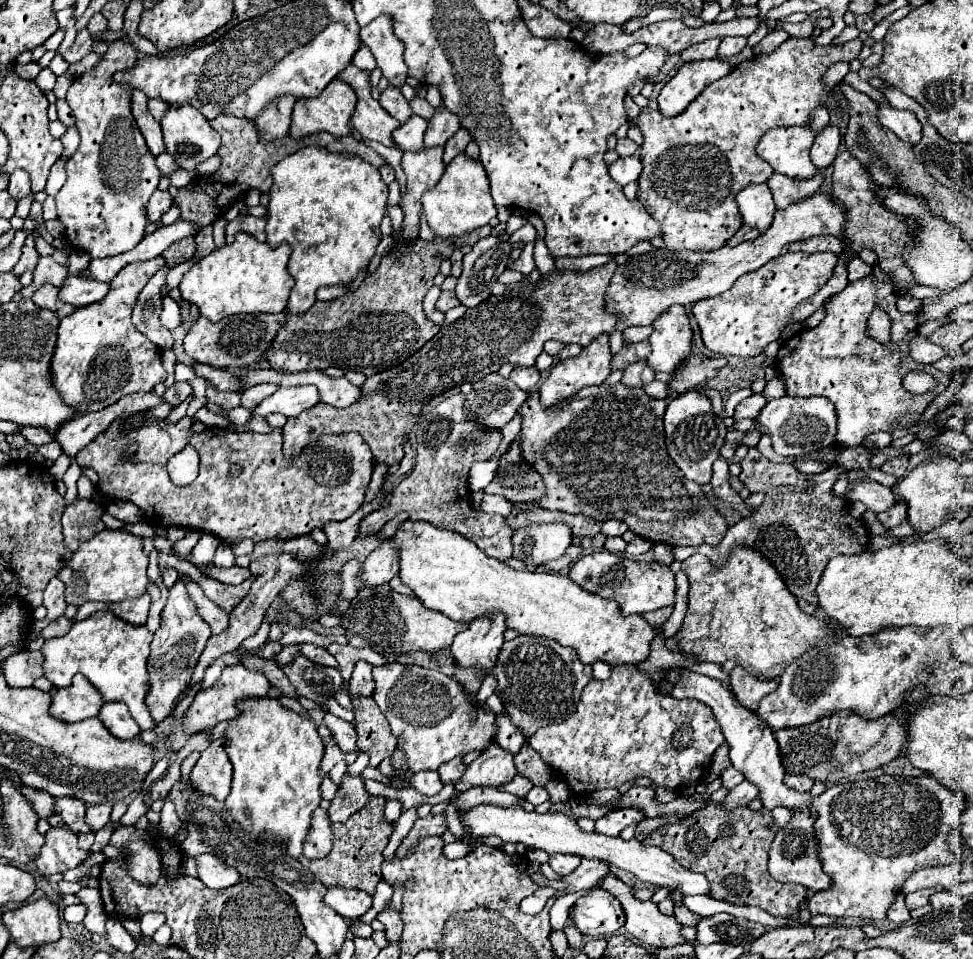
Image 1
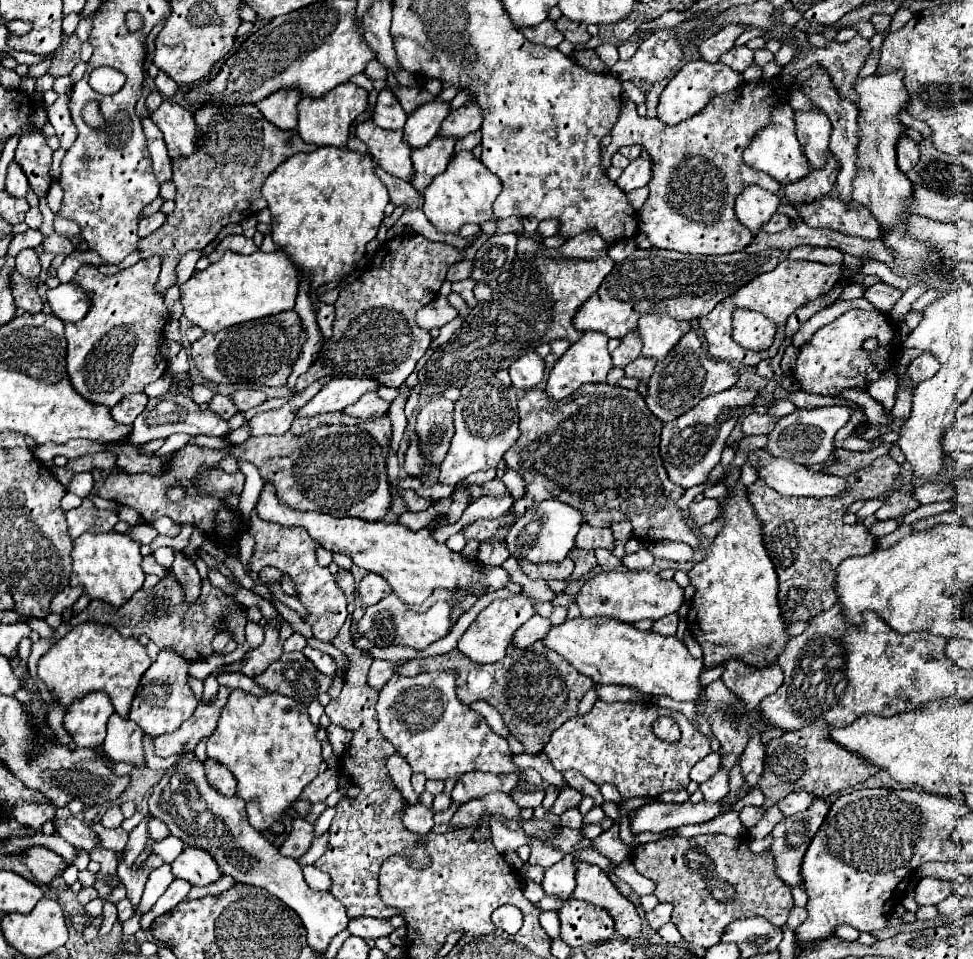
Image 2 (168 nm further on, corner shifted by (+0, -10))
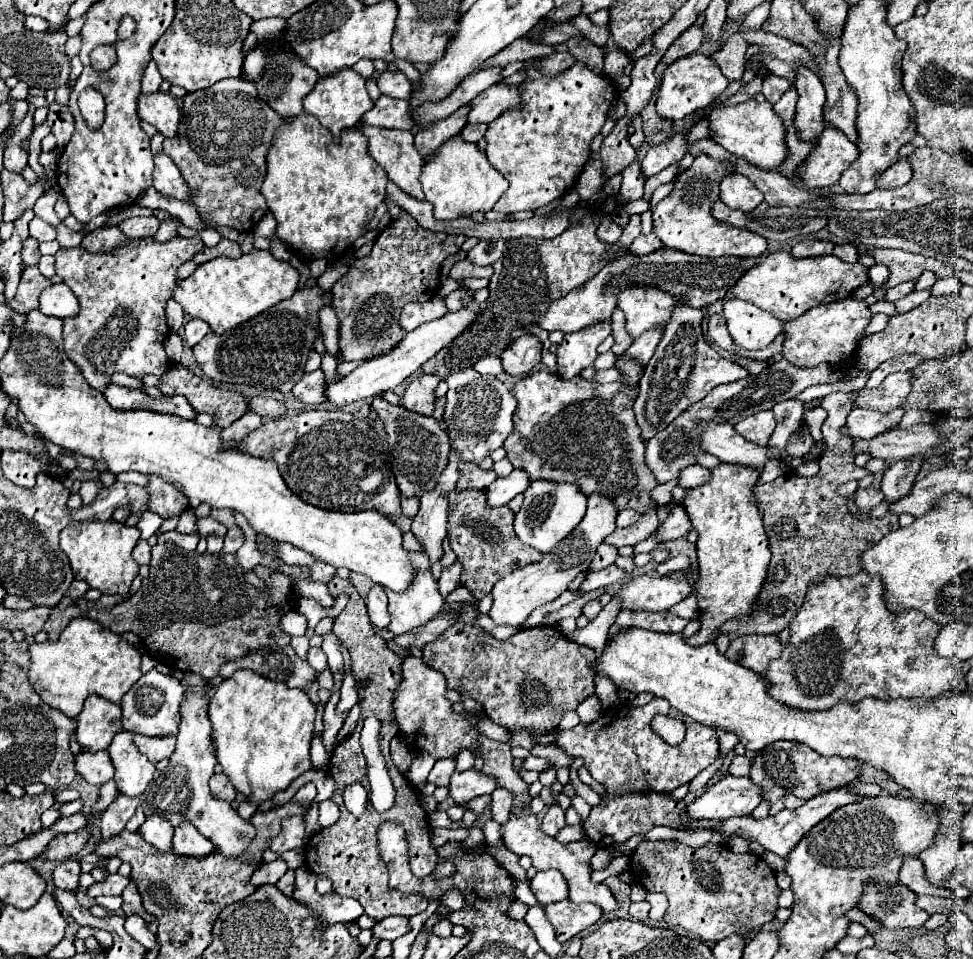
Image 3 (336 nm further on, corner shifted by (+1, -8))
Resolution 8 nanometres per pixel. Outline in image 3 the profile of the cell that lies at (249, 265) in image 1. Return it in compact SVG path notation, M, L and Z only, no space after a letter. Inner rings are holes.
M250 250L240 258L216 258L208 264L200 264L196 272L182 280L176 288L174 300L192 316L210 324L212 332L222 334L256 314L272 308L274 304L288 300L298 286L298 270L284 260L276 260L270 250Z

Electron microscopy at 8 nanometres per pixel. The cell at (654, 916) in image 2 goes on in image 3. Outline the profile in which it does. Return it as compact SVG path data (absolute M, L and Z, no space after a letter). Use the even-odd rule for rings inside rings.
M636 902L630 906L630 916L632 920L640 920L644 922L648 918L648 912L650 912L650 904L648 902Z

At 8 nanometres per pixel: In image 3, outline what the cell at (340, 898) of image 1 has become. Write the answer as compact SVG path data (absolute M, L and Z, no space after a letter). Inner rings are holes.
M388 916L374 924L372 936L376 940L396 940L398 936L404 936L408 932L408 918L404 916Z

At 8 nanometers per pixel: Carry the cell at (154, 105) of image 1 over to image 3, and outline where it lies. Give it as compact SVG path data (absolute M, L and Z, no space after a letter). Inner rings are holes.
M150 62L148 68L144 70L144 76L142 76L142 92L150 92L150 94L158 92L160 82L162 82L162 76L160 76L156 64Z

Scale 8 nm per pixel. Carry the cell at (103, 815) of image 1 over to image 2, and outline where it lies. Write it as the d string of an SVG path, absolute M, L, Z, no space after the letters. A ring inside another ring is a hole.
M113 806L113 808L109 808L109 810L103 814L101 826L105 826L105 828L119 828L123 820L125 820L125 816L121 814L121 808L119 808L119 806Z

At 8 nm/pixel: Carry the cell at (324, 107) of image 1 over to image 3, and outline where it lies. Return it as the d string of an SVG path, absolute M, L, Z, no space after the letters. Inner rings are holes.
M340 70L338 74L320 78L316 82L314 90L304 98L304 112L316 116L320 120L320 124L332 132L334 142L340 142L342 130L346 130L348 126L352 128L362 118L362 114L368 112L372 106L374 104L368 96L366 80L360 74L356 74L354 70Z

